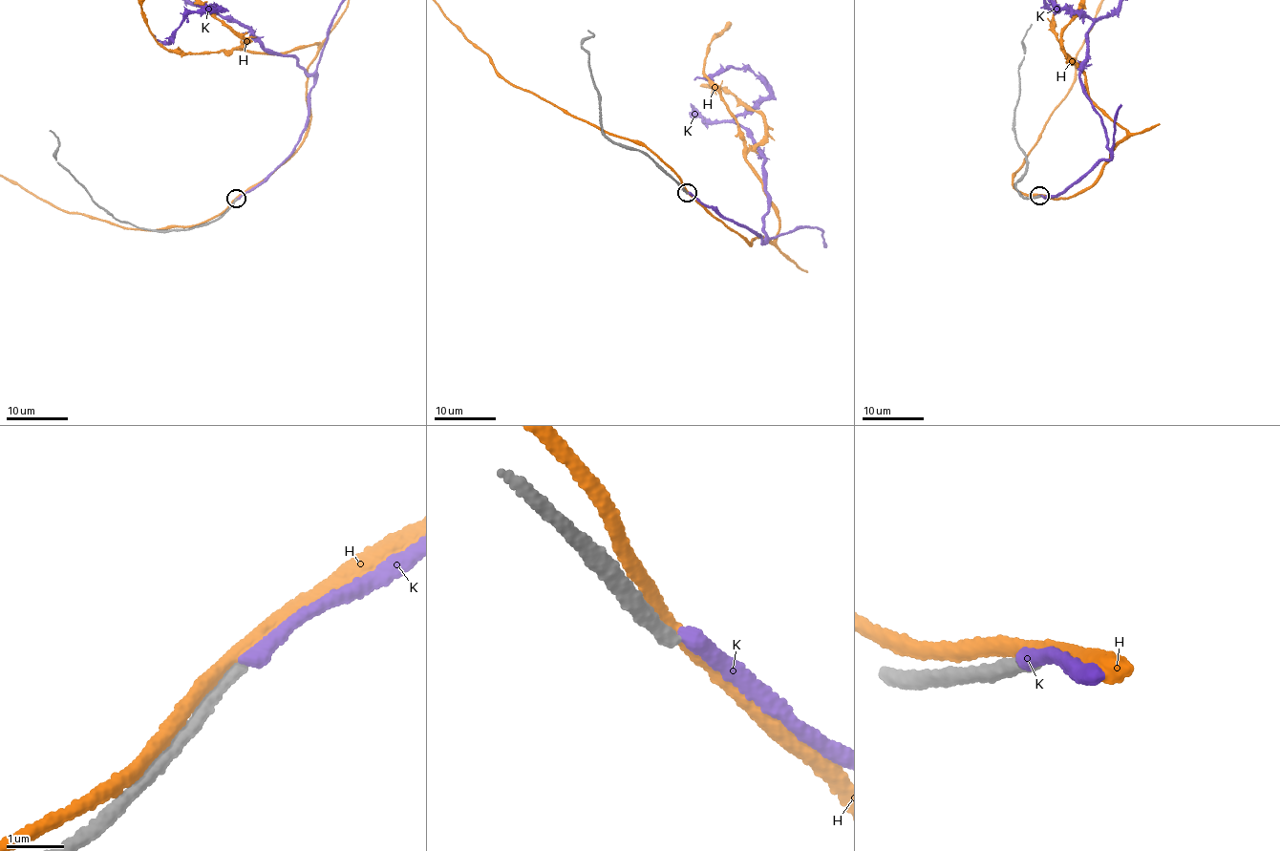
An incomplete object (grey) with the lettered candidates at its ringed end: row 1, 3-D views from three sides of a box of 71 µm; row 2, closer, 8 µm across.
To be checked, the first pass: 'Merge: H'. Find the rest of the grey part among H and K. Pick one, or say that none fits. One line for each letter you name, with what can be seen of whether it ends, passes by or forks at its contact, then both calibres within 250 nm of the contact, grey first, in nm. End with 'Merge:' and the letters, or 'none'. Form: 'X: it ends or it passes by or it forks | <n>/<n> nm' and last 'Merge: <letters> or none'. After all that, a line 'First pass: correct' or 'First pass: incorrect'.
Merge: none
First pass: incorrect

